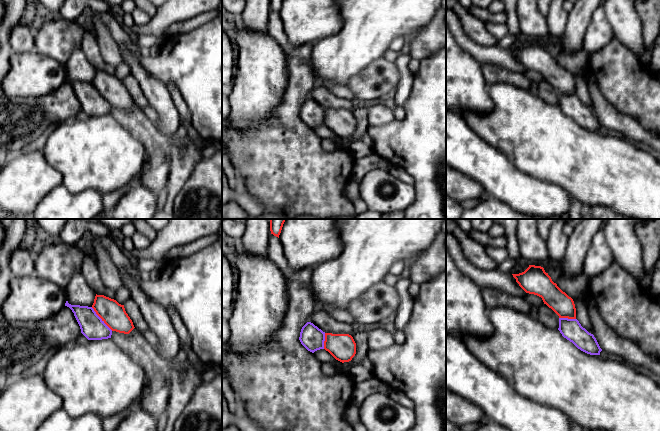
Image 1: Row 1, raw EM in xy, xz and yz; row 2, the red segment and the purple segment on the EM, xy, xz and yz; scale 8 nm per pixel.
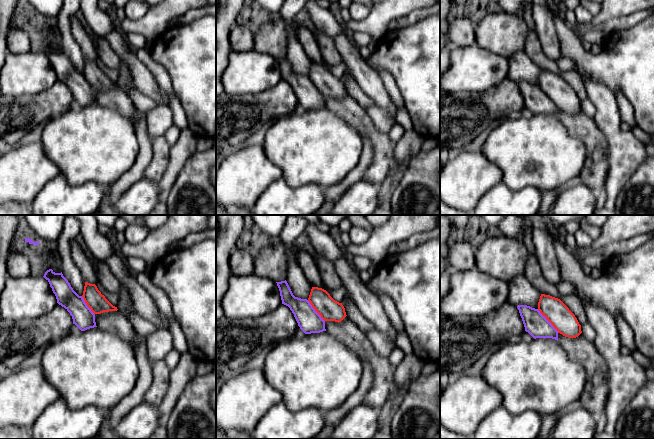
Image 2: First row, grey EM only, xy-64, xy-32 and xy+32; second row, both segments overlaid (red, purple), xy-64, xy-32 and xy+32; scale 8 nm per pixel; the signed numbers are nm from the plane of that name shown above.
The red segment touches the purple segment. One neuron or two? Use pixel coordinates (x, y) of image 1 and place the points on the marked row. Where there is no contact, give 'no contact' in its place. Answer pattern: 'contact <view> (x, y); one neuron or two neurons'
contact xy (101, 318); one neuron

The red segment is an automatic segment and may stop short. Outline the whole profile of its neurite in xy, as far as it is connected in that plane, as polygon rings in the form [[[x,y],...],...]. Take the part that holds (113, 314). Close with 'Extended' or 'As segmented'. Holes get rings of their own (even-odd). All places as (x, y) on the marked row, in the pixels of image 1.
[[[104,295],[95,296],[91,307],[71,305],[66,301],[88,340],[111,338],[112,332],[129,334],[135,327],[125,311],[124,305]]]. Extended

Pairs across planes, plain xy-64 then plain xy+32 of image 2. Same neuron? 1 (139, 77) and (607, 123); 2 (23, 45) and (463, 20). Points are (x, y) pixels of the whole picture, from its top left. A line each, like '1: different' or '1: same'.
1: same
2: same

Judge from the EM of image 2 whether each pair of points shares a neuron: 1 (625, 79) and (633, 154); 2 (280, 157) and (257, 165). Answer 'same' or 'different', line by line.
1: different
2: different

